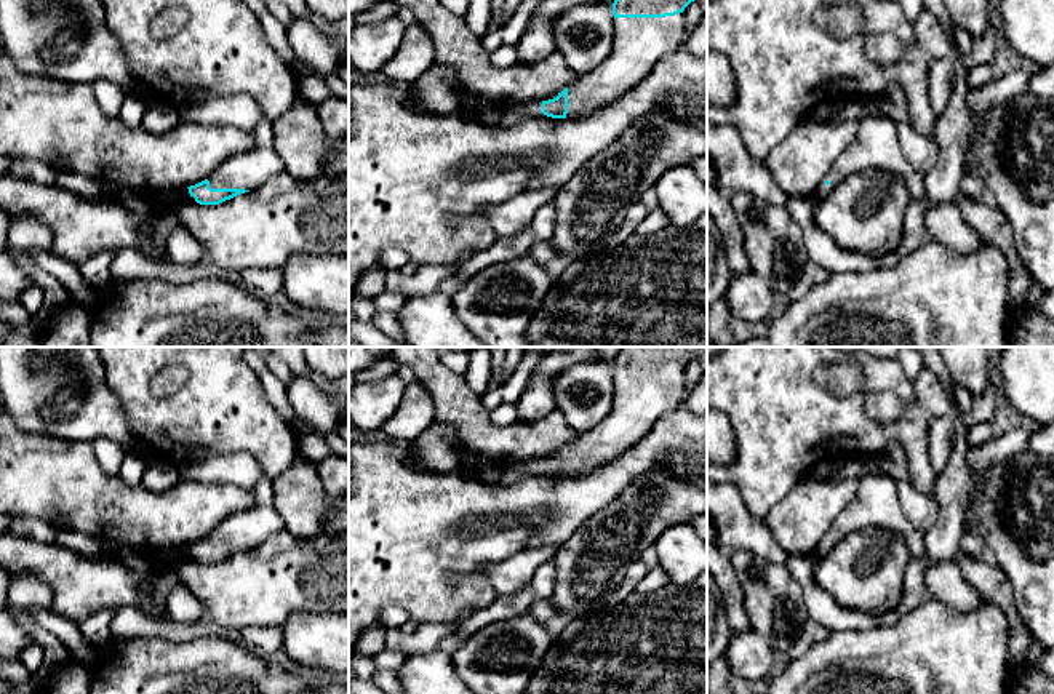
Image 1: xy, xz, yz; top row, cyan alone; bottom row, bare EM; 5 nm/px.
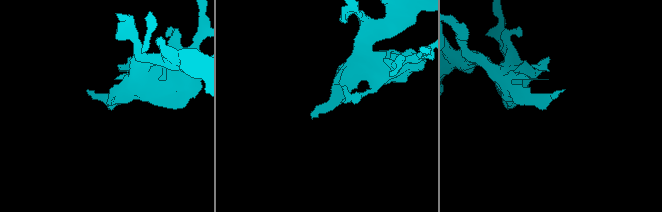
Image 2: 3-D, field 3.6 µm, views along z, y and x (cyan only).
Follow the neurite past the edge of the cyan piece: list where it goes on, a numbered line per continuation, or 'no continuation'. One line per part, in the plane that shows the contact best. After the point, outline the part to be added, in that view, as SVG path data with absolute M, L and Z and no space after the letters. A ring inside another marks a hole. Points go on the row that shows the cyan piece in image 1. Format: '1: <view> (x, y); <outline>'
1: xz (640, 43); M685 11L665 18L616 18L613 50L593 70L577 77L568 88L566 118L589 117L592 112L613 104L630 88L637 86L653 67L685 45Z

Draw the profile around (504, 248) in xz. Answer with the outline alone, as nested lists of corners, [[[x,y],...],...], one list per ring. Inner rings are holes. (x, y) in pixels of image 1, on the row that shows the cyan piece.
[[[521,230],[510,237],[497,237],[497,240],[489,248],[472,253],[470,257],[459,264],[454,277],[465,283],[489,265],[521,257],[528,254],[531,241],[531,230]]]

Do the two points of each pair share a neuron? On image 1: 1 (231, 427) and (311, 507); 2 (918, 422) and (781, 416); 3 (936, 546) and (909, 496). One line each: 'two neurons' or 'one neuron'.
1: two neurons
2: one neuron
3: two neurons

